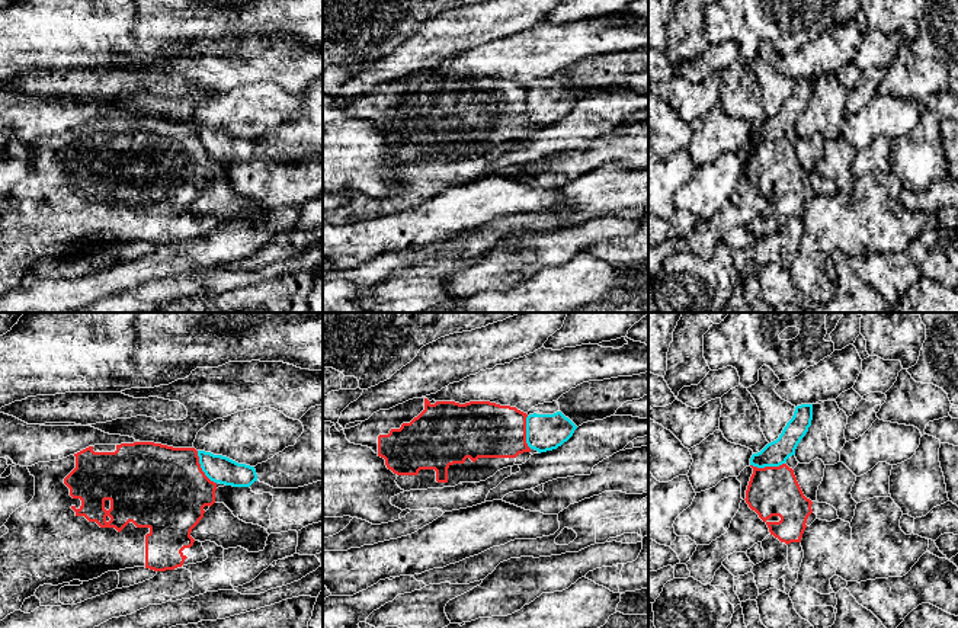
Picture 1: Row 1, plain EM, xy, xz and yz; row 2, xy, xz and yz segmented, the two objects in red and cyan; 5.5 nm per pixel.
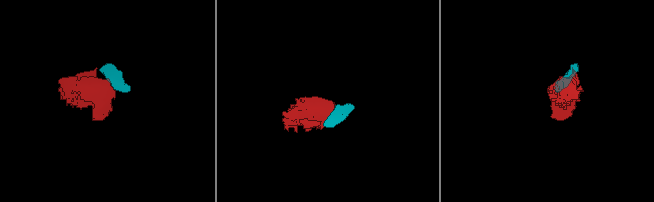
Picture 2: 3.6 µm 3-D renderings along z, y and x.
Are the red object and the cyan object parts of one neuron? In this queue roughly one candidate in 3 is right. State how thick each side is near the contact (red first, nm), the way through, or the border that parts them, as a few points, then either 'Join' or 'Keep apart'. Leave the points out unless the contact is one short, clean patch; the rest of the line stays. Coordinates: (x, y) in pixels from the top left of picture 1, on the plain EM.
Thickness 460 nm (red) against 150 nm. Boundary: xy (196, 125), (201, 144), (217, 157). Keep apart

